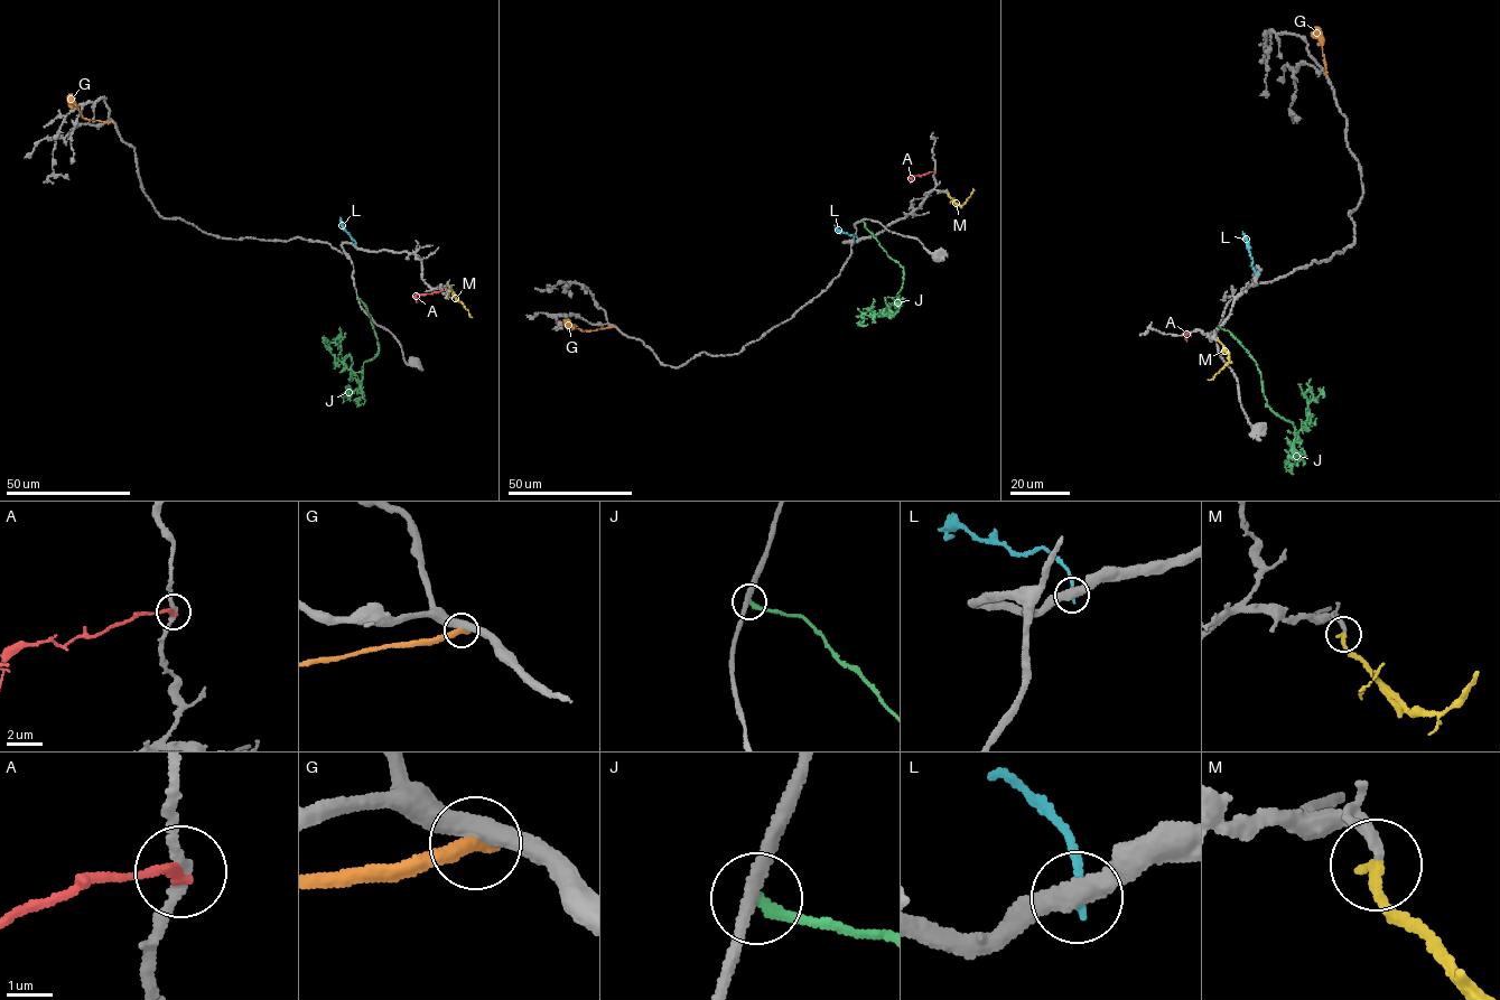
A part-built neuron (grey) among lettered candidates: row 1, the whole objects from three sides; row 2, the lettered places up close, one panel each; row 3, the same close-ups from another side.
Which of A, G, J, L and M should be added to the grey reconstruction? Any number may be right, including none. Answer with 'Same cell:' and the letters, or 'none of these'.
Same cell: M

